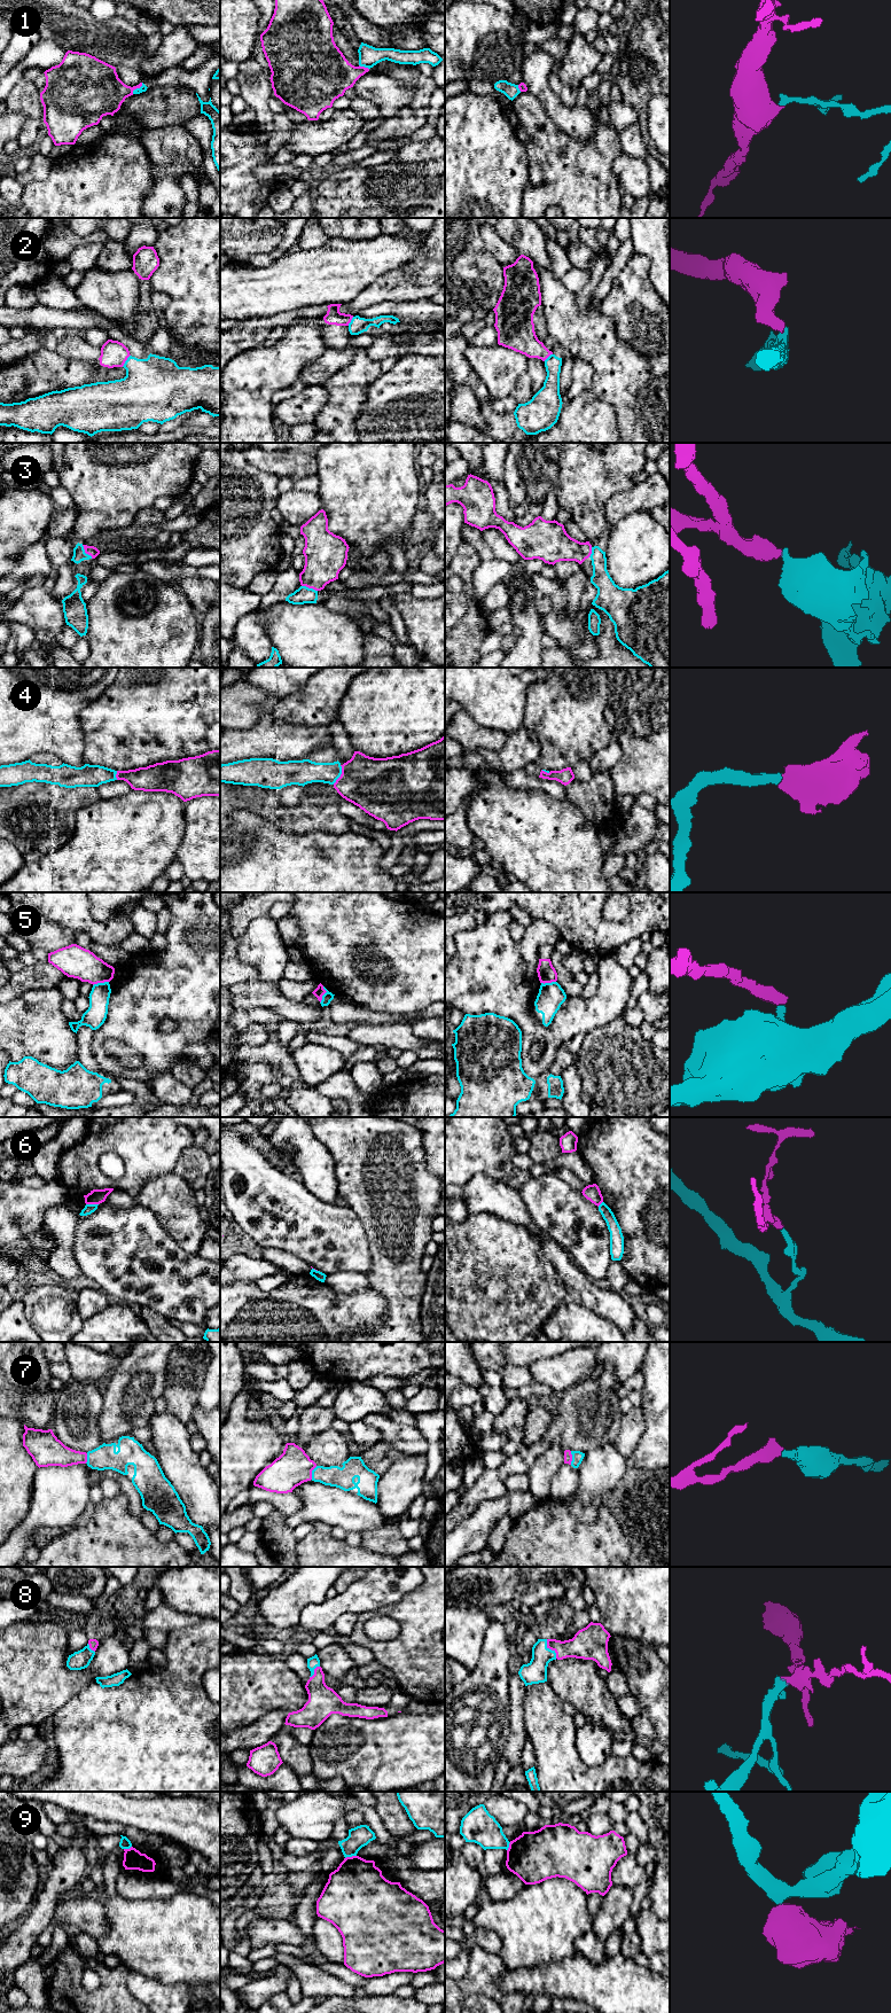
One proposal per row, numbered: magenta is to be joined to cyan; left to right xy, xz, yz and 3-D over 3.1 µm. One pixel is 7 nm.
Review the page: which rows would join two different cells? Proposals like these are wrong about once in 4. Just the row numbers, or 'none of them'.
1, 2, 5, 6, 9

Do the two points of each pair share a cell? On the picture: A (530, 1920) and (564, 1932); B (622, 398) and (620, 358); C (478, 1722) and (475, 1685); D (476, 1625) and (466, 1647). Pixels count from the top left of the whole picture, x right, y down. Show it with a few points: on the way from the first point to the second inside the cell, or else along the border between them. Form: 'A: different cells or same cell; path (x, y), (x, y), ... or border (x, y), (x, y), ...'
A: same cell; path (538, 1922), (556, 1924)
B: same cell; path (622, 388), (622, 368)
C: same cell; path (478, 1713), (478, 1694)
D: same cell; path (470, 1631), (466, 1636), (466, 1641)

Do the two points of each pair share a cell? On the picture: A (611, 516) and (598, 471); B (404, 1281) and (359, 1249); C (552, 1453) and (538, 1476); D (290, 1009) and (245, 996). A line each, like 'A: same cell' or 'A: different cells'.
A: different cells
B: different cells
C: same cell
D: same cell

